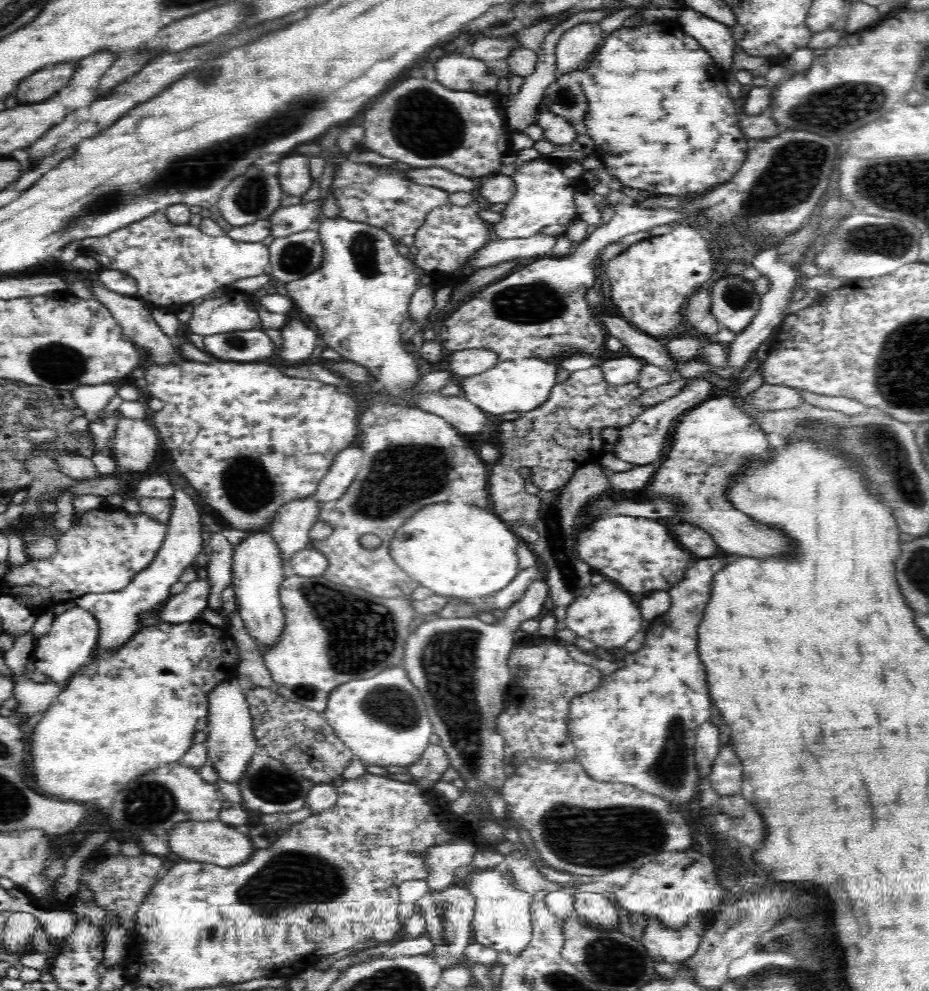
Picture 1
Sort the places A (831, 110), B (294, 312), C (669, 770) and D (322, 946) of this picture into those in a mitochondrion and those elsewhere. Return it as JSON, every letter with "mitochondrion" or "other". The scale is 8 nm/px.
{"A":"mitochondrion","B":"other","C":"mitochondrion","D":"other"}

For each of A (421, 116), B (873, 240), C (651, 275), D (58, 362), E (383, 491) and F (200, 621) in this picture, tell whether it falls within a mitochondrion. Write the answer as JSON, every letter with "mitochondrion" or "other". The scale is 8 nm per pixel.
{"A":"mitochondrion","B":"mitochondrion","C":"other","D":"mitochondrion","E":"mitochondrion","F":"other"}

